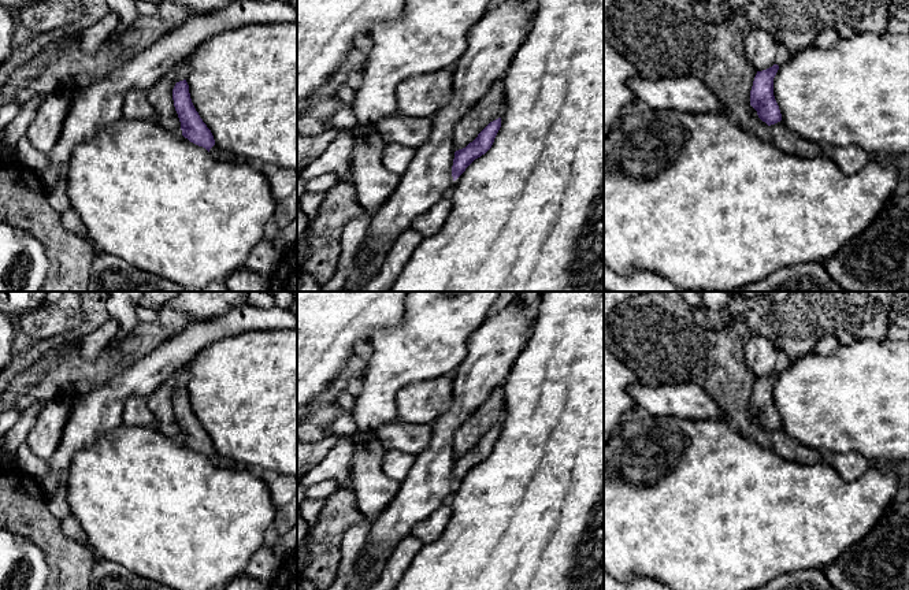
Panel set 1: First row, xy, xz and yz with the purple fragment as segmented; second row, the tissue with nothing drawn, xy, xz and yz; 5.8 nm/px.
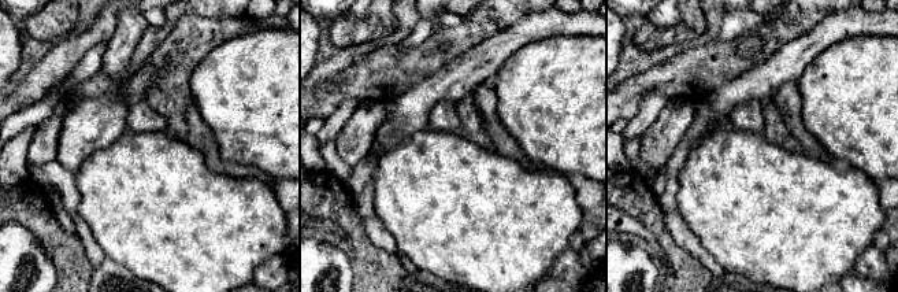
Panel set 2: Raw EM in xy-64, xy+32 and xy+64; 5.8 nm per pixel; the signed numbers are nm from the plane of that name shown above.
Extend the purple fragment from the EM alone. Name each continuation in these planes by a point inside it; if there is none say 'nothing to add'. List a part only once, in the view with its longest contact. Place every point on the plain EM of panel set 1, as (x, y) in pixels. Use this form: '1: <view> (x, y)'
1: xy (215, 457)

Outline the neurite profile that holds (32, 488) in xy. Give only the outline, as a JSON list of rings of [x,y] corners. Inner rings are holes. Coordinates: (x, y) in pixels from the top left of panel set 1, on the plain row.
[[[0,468],[0,524],[10,523],[10,527],[18,527],[26,538],[37,545],[45,556],[49,568],[49,576],[44,590],[89,590],[90,576],[96,564],[94,553],[85,545],[68,538],[60,528],[59,520],[47,506],[48,494],[40,485],[40,479],[25,472],[22,468]]]

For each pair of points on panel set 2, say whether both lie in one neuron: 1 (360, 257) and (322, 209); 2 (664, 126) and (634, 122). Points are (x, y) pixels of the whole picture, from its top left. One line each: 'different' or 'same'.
1: same
2: different

